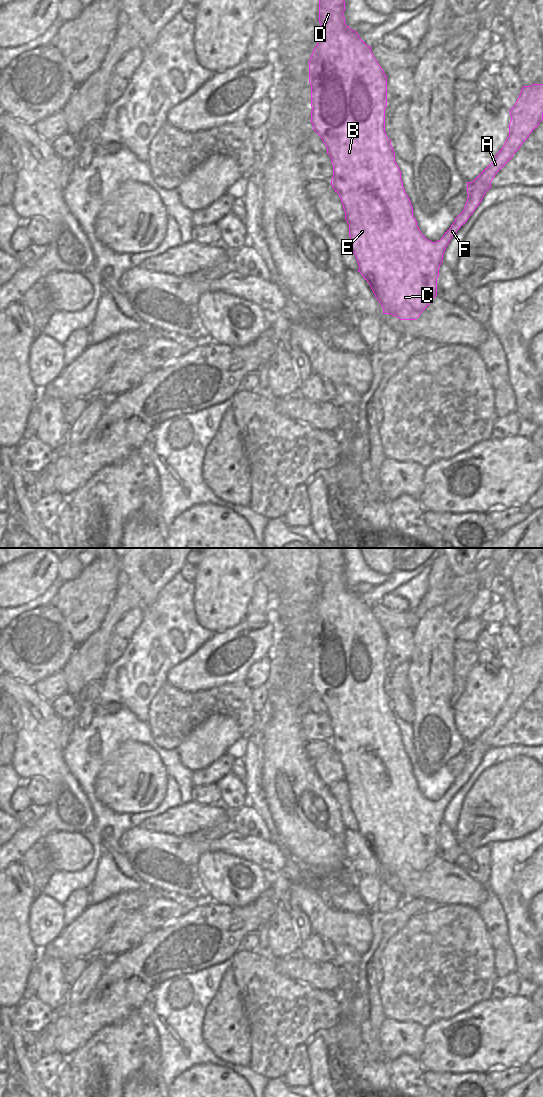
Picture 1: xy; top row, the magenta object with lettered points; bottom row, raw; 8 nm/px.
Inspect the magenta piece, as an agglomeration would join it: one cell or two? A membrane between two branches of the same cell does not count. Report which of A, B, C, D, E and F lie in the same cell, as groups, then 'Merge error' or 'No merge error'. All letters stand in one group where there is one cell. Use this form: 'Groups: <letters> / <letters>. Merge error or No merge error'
Groups: A B C D E F. No merge error.

